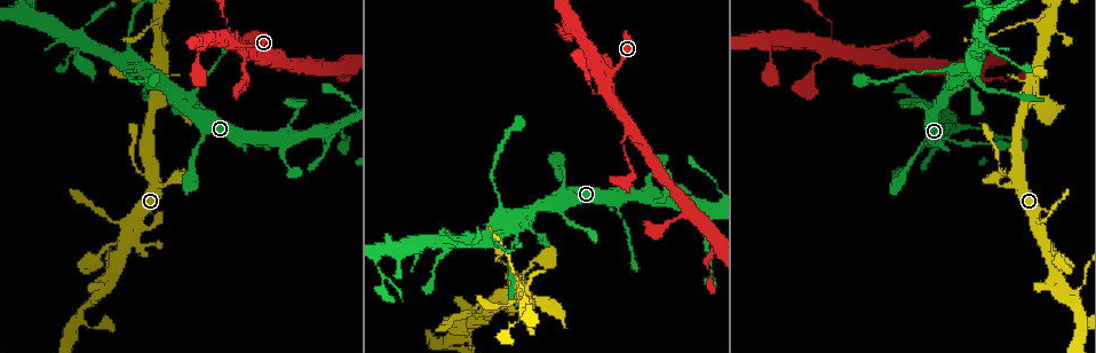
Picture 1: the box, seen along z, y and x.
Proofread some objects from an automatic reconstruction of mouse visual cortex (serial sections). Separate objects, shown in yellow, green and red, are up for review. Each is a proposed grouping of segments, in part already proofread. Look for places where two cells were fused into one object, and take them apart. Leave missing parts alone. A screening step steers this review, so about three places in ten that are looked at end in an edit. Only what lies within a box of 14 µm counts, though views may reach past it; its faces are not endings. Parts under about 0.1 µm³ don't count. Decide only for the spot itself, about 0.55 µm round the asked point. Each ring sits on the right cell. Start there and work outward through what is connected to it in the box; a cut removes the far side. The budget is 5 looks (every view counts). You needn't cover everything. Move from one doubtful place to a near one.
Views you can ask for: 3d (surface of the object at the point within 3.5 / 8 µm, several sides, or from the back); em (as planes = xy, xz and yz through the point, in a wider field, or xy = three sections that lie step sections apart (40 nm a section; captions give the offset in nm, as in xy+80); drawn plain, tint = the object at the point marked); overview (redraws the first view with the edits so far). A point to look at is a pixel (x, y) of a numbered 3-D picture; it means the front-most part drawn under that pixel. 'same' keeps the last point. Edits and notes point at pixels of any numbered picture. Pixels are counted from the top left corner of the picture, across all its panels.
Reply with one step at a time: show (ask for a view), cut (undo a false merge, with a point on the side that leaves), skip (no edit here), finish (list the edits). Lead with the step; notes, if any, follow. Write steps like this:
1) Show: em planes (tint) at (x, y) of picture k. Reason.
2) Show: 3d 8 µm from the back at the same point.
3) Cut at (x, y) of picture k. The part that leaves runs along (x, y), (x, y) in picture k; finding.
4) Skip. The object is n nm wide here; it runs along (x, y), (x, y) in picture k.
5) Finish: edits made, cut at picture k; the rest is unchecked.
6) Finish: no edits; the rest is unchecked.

Show: 3d 3.5 µm at (630, 175) of picture 1. Calibre changes.

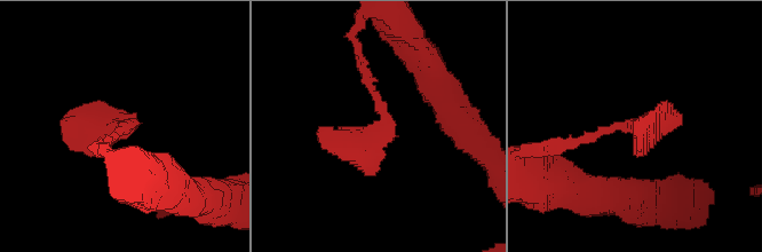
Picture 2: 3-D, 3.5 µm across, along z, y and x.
Show: em xy step 5 (tint) at (632, 126) of picture 2. Need the tissue.

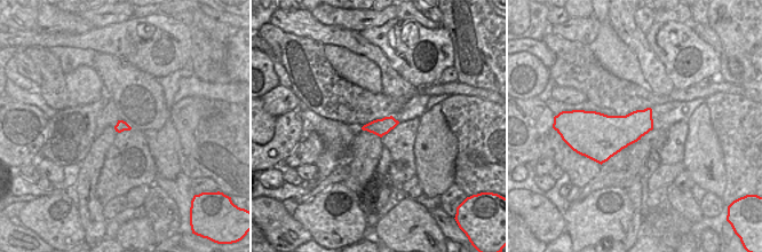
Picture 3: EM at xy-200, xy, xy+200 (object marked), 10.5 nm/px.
Skip. All the same cell.

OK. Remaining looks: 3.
Show: 3d 3.5 µm at (594, 93) of picture 1.

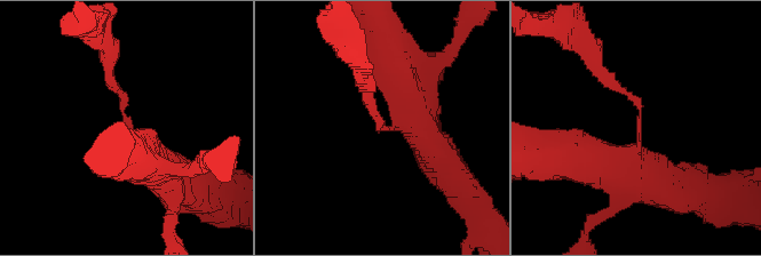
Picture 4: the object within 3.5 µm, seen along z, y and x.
Show: em xy step 3 (tint) at (123, 106) of picture 4. The arms are 150, 350 nm wide; shape alone is not enough.

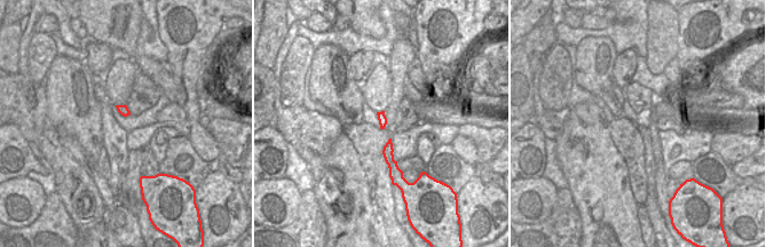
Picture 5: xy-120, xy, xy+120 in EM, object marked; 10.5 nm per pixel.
Cut at (123, 97) of picture 4. A second cell is stuck on.

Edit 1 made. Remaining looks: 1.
Finish: edits made, cut at picture 4; the rest is unchecked.

